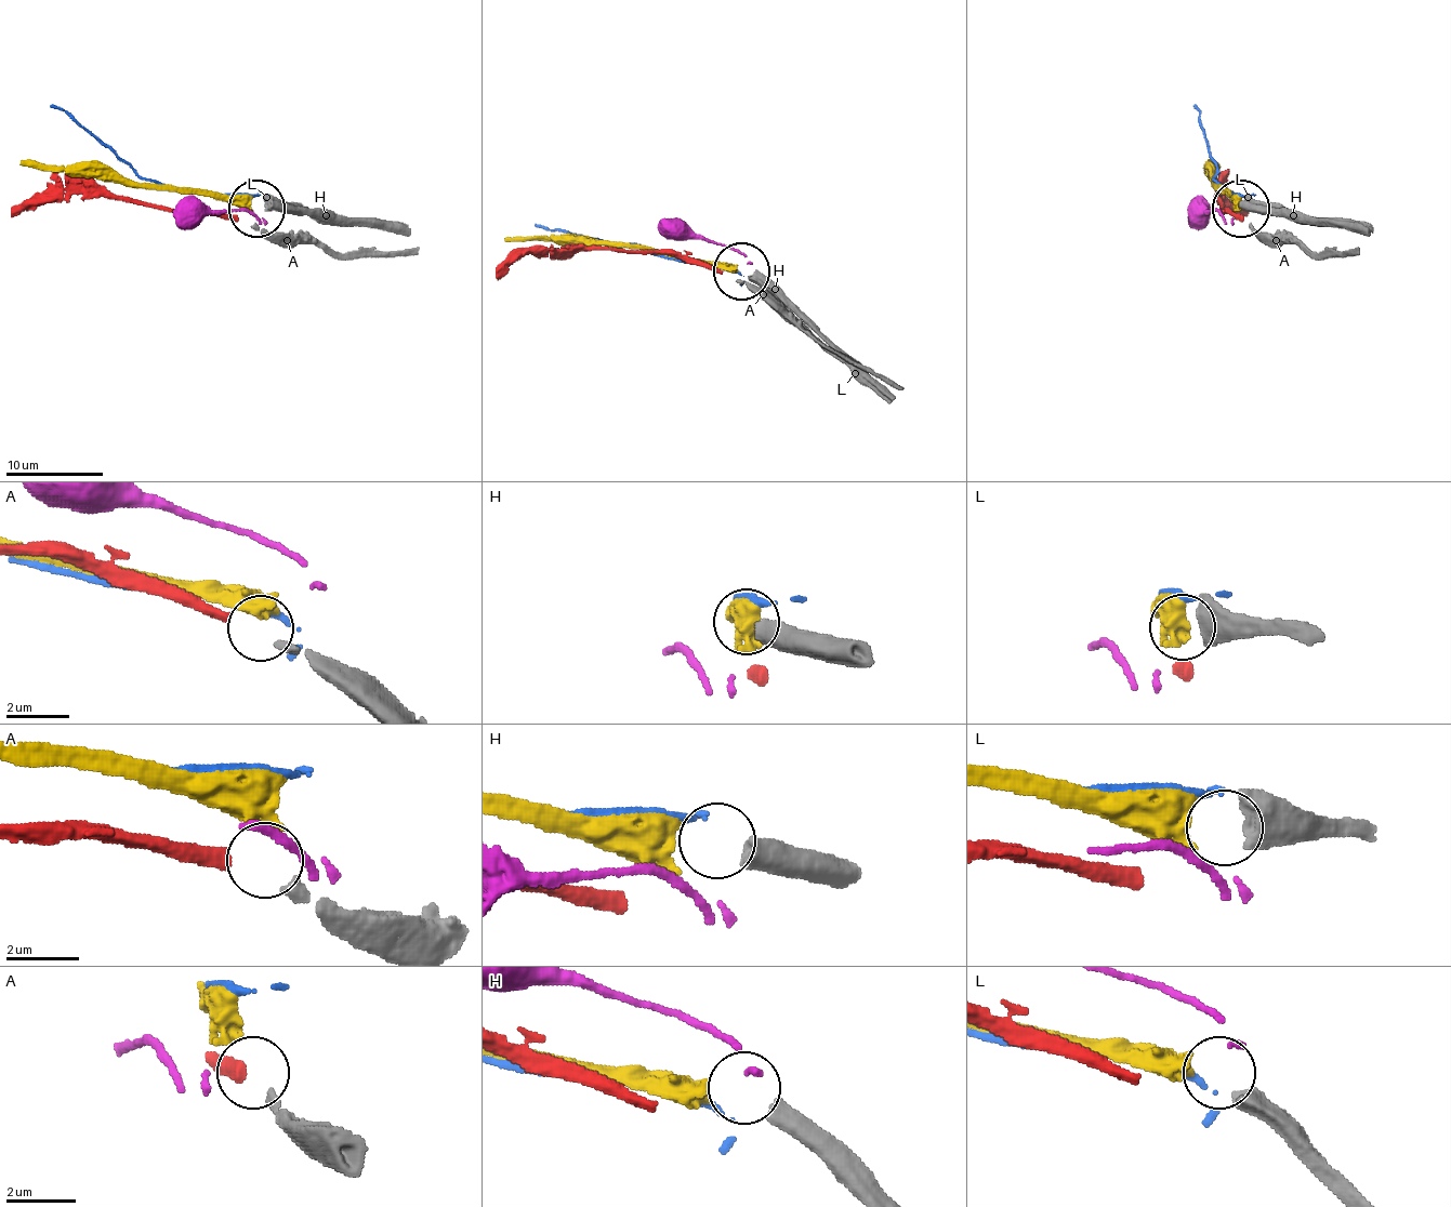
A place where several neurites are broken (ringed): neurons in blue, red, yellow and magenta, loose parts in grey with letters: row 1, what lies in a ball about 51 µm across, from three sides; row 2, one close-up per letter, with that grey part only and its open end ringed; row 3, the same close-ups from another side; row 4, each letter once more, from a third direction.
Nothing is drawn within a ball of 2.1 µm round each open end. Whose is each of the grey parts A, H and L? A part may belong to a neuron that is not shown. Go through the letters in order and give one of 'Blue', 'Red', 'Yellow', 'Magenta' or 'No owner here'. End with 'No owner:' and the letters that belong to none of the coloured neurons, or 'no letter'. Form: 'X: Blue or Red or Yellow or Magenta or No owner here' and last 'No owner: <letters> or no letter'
A: Red
H: No owner here
L: Yellow
No owner: H

